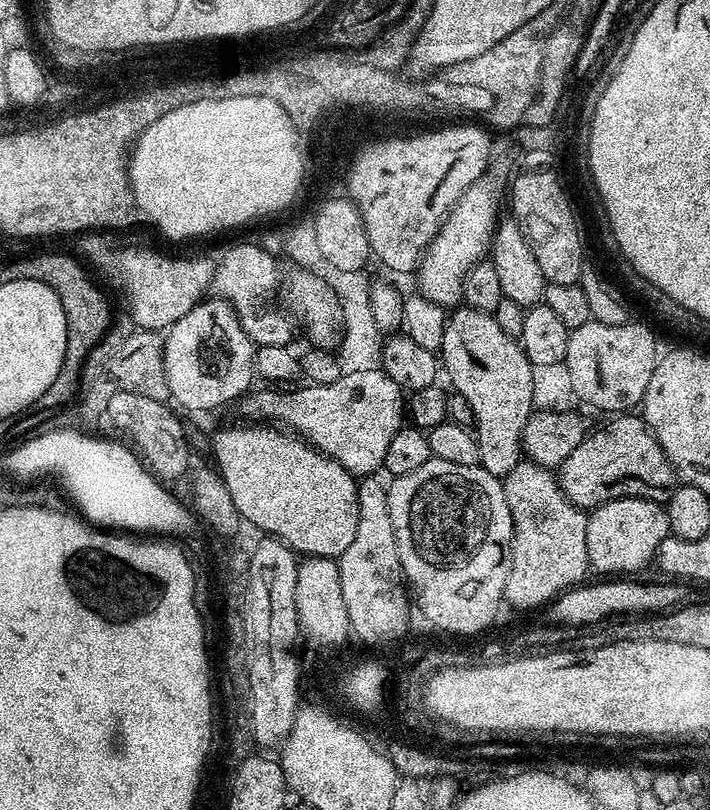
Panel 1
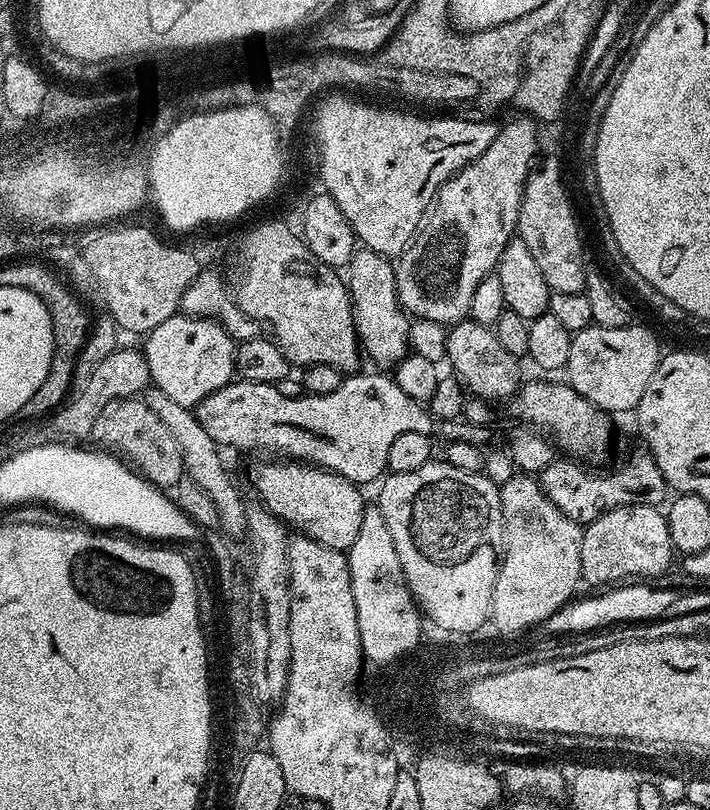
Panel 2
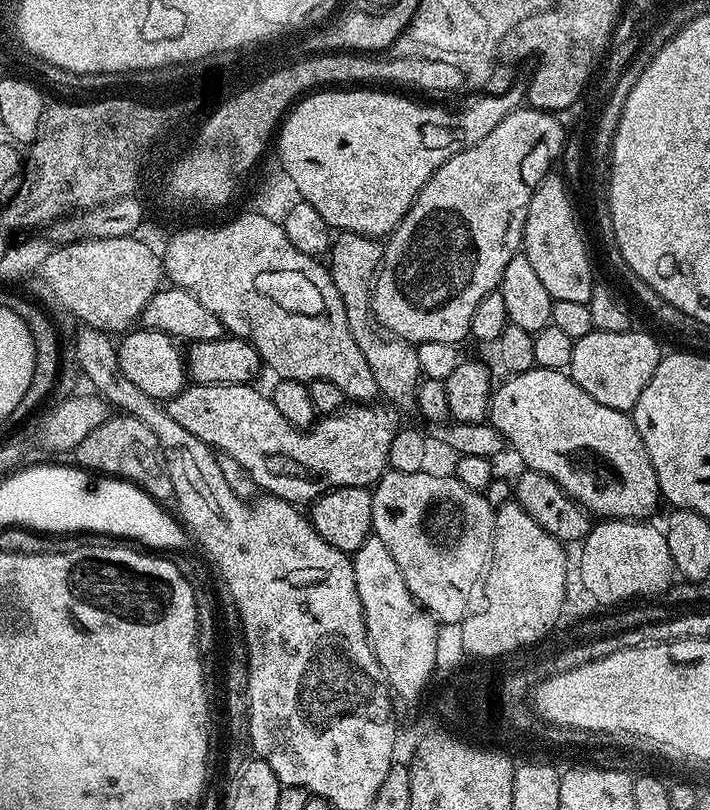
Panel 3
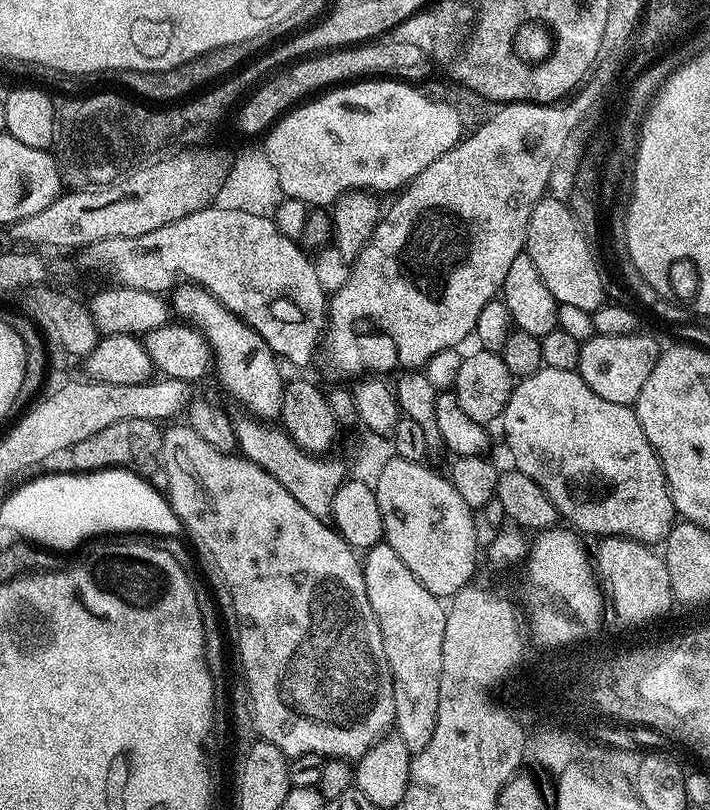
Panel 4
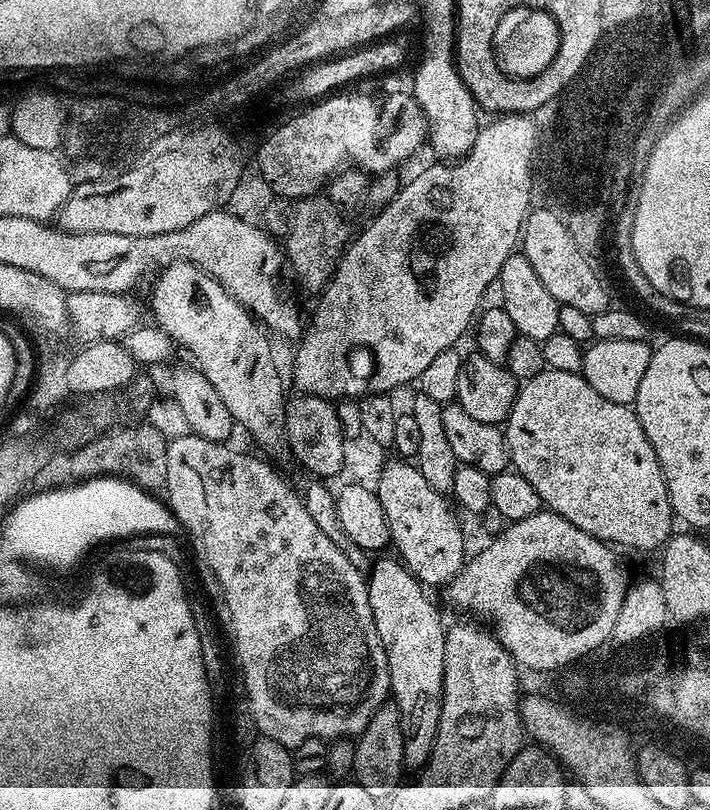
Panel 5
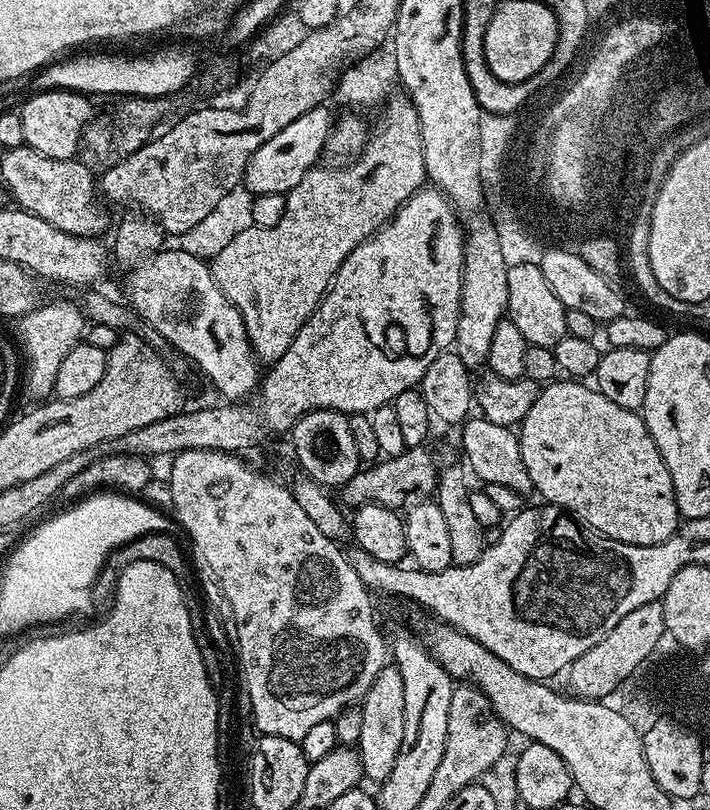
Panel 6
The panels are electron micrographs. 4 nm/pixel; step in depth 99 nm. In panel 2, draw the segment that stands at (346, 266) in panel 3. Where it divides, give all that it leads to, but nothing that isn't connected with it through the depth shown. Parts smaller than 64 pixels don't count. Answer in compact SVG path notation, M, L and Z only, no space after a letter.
M361 247L350 258L346 269L348 297L352 299L352 315L356 317L356 335L365 357L373 360L375 367L380 370L392 370L399 364L403 356L409 355L410 345L408 335L412 329L410 317L400 305L396 289L396 269L393 261L387 256L371 252L369 248Z

